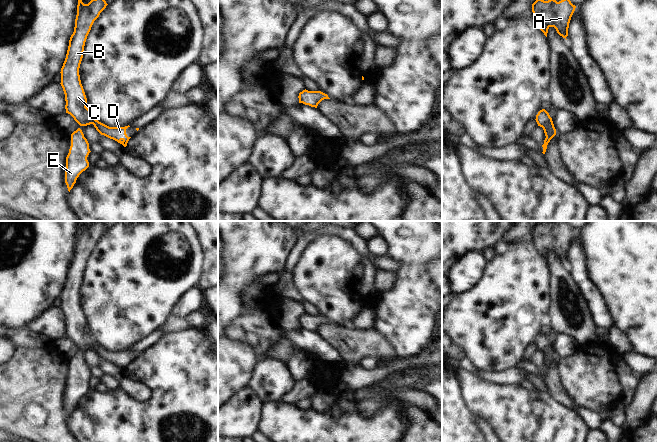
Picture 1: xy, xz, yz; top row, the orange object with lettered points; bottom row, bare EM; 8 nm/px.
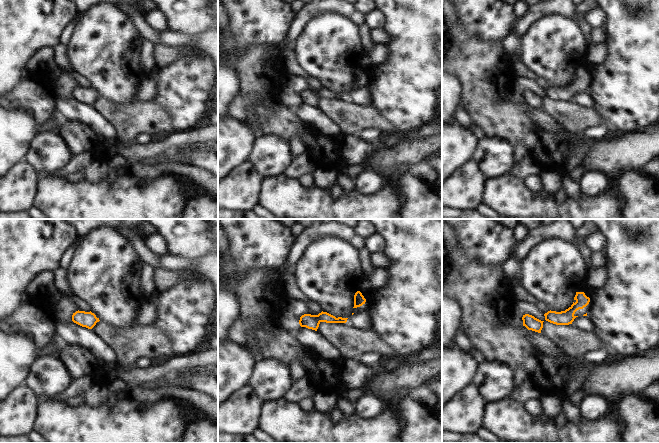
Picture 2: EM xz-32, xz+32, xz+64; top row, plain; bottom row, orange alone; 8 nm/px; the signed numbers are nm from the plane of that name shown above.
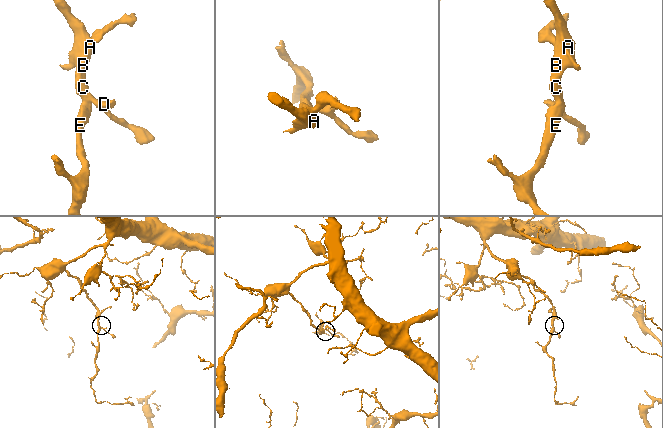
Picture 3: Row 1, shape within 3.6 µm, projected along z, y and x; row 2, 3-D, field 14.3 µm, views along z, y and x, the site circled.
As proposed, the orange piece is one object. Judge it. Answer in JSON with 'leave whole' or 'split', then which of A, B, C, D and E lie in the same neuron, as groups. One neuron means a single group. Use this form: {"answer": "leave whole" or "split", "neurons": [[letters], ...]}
{"answer": "leave whole", "neurons": [["A", "B", "C", "D", "E"]]}

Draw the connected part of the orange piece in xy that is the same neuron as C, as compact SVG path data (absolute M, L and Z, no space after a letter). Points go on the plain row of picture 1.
M78 221L77 239L75 243L74 256L70 261L66 282L61 292L60 308L65 318L66 337L70 338L80 350L87 350L93 348L96 354L101 359L113 363L118 367L122 368L124 371L126 371L129 363L131 362L127 360L126 353L130 350L128 349L125 351L109 351L96 344L92 336L86 331L87 322L83 310L81 308L79 299L79 292L83 282L84 270L87 260L91 254L94 245L99 241L100 237L106 232L107 229L108 228L102 221L91 223L91 225L88 228L84 228L82 226L82 221Z

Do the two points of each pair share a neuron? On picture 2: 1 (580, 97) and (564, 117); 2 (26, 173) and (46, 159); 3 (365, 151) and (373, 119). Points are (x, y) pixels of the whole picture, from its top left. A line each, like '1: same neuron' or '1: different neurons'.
1: different neurons
2: different neurons
3: different neurons

